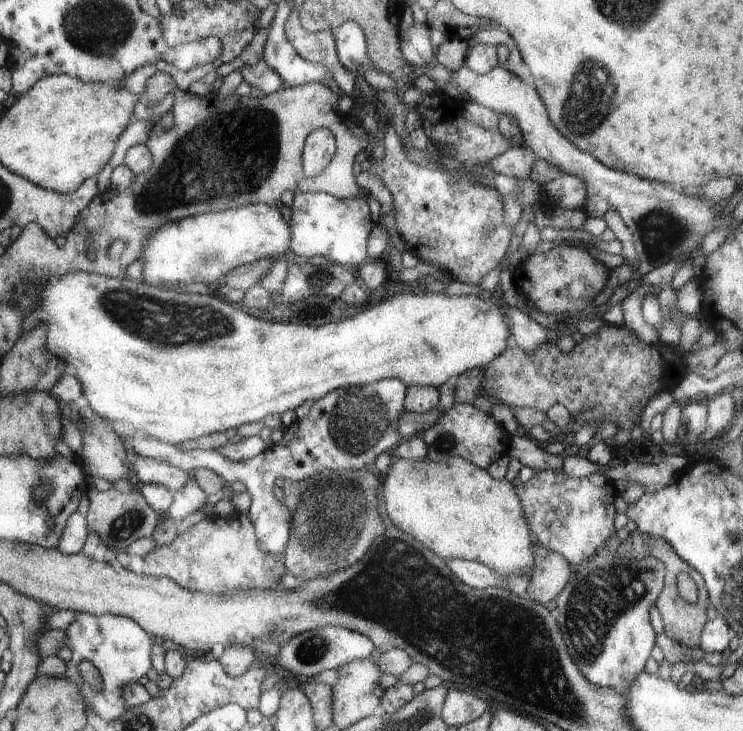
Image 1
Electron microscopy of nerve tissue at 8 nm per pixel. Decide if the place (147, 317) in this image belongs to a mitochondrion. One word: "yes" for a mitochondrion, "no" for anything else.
yes

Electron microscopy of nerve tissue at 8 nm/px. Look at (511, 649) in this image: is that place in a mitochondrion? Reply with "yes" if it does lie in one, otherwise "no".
yes

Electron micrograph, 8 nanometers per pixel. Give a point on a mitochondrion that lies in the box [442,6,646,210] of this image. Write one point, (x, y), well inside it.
(589, 101)

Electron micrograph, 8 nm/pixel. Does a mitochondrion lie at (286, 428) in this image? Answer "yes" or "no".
no

